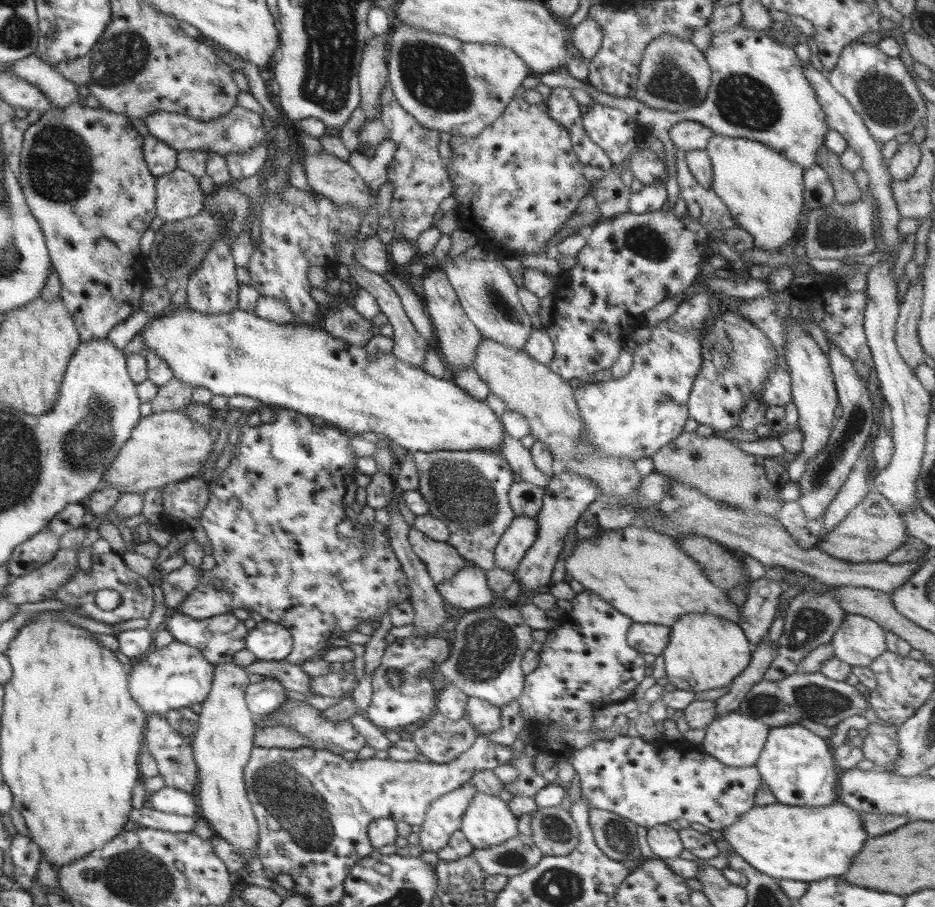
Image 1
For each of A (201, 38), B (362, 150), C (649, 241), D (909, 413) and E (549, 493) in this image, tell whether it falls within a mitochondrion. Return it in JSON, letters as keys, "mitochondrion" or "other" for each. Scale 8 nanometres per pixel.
{"A":"other","B":"other","C":"mitochondrion","D":"other","E":"other"}

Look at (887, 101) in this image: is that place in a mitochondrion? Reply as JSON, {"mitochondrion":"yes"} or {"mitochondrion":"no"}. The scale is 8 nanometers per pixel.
{"mitochondrion":"yes"}

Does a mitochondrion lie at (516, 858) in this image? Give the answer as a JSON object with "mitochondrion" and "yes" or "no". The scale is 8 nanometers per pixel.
{"mitochondrion":"yes"}

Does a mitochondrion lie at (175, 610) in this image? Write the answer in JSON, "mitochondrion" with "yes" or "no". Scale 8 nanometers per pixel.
{"mitochondrion":"no"}

